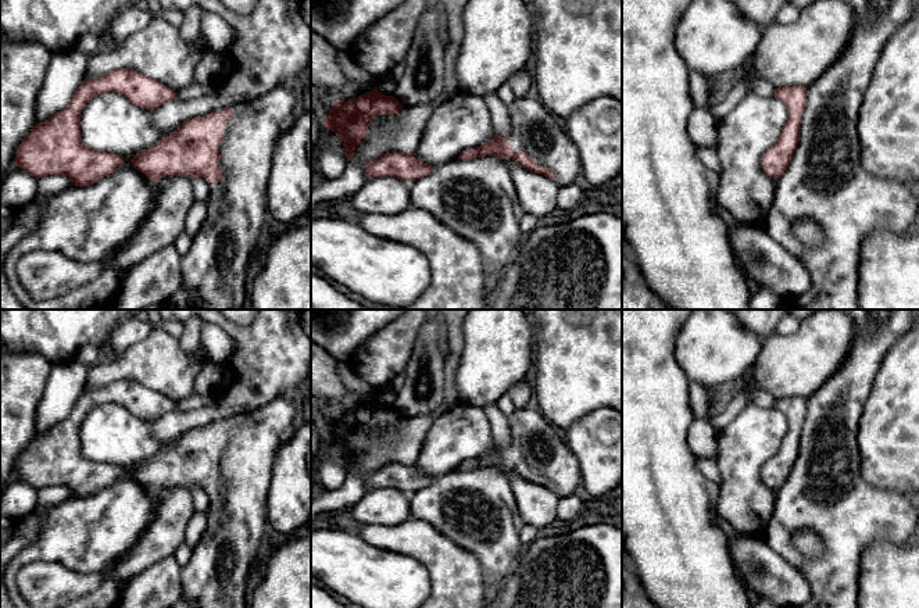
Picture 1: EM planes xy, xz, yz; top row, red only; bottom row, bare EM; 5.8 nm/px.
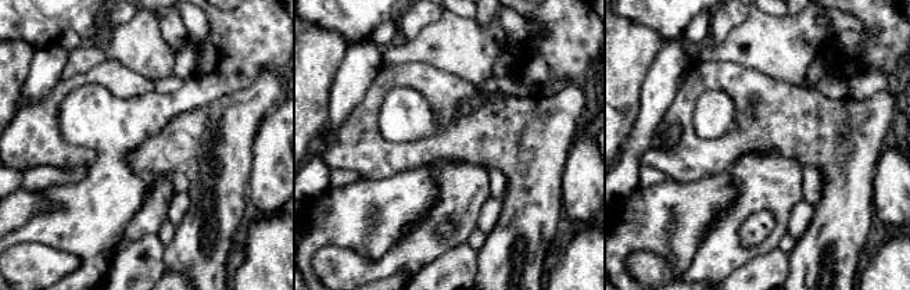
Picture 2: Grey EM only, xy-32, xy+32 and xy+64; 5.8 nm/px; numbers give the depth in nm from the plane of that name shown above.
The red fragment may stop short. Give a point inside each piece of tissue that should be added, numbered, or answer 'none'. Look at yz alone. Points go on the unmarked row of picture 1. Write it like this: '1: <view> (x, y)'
none

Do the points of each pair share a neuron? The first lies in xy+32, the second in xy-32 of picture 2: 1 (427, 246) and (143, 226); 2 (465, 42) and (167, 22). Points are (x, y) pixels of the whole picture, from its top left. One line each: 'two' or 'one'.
1: one
2: two

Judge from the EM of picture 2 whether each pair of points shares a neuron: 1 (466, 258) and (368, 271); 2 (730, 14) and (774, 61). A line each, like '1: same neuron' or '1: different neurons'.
1: different neurons
2: different neurons

